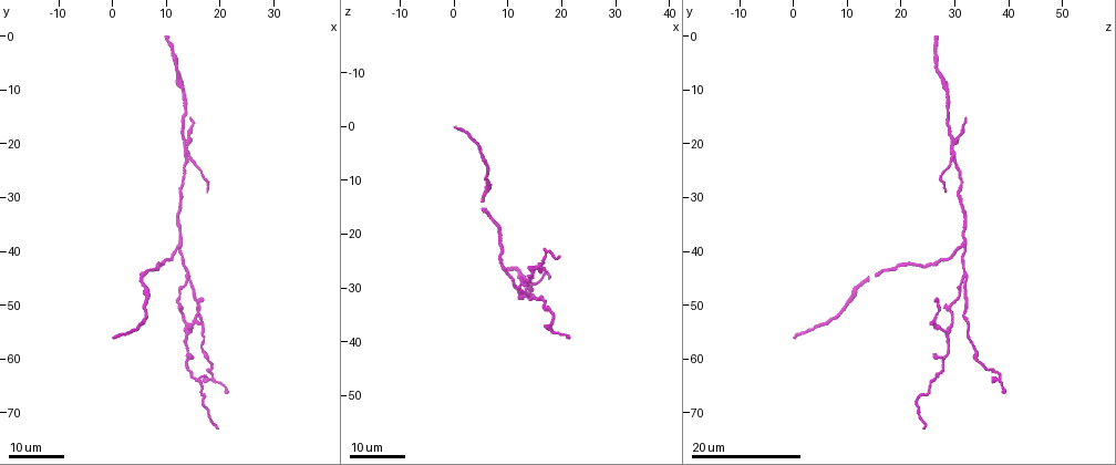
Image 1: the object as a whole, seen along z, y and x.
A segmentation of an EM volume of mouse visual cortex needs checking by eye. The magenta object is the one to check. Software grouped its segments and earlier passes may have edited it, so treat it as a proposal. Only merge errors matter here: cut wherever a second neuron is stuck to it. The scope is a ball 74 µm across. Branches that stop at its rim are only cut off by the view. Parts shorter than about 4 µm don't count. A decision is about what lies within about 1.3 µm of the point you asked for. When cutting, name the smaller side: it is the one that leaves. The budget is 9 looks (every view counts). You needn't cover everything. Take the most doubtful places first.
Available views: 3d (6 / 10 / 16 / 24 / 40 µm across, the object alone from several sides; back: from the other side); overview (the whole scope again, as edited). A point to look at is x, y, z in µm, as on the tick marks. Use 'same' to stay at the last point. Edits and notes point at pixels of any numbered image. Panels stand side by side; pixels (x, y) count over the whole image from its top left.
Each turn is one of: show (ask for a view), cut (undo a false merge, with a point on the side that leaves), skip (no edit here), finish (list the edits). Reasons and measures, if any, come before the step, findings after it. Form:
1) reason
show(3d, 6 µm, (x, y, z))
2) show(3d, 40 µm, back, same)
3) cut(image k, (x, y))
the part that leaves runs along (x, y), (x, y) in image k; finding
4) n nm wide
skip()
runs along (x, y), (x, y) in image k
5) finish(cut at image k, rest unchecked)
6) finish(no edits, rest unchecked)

two arms in line, one across
show(3d, 24 µm, (14.5, 22.5, 29.5))

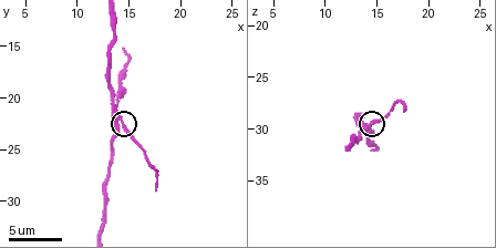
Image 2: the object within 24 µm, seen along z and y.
show(3d, 10 µm, (14.2, 22.4, 29.8))

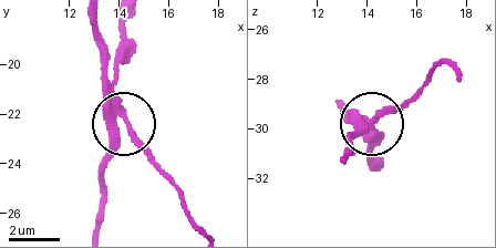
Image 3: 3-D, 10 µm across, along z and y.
3 arms
cut(image 3, (119, 62))
a second neuron is stuck on

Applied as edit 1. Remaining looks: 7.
show(overview)

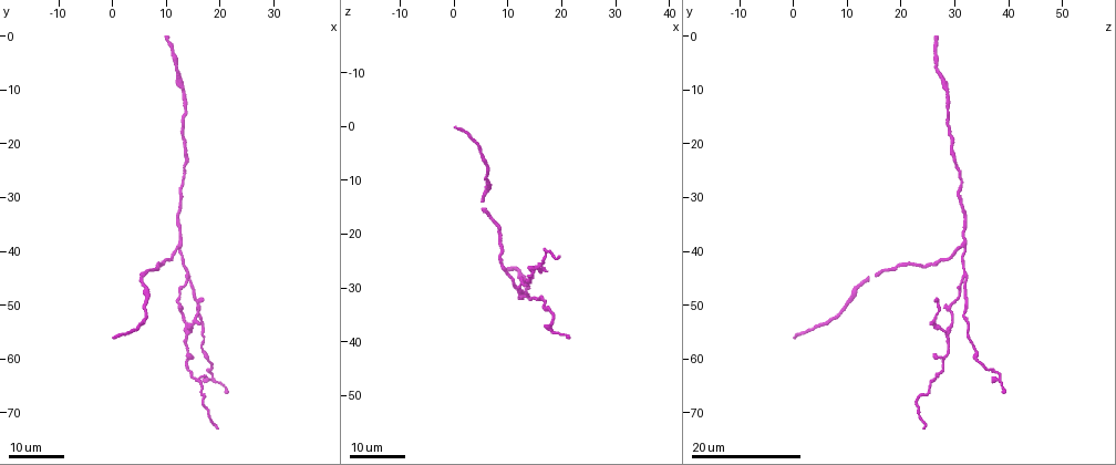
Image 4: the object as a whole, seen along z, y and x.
show(3d, 16 µm, (14.0, 44.5, 31.5))

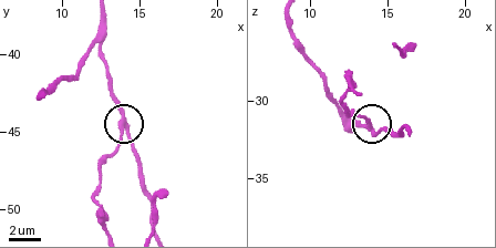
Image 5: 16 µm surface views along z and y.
show(3d, 10 µm, (14.2, 44.6, 32.0))

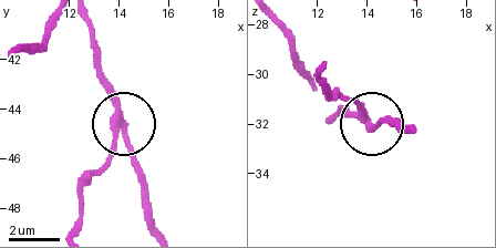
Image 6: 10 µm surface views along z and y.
cut(image 6, (116, 140))
a second neuron is stuck on

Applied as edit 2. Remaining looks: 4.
redraw
show(overview)

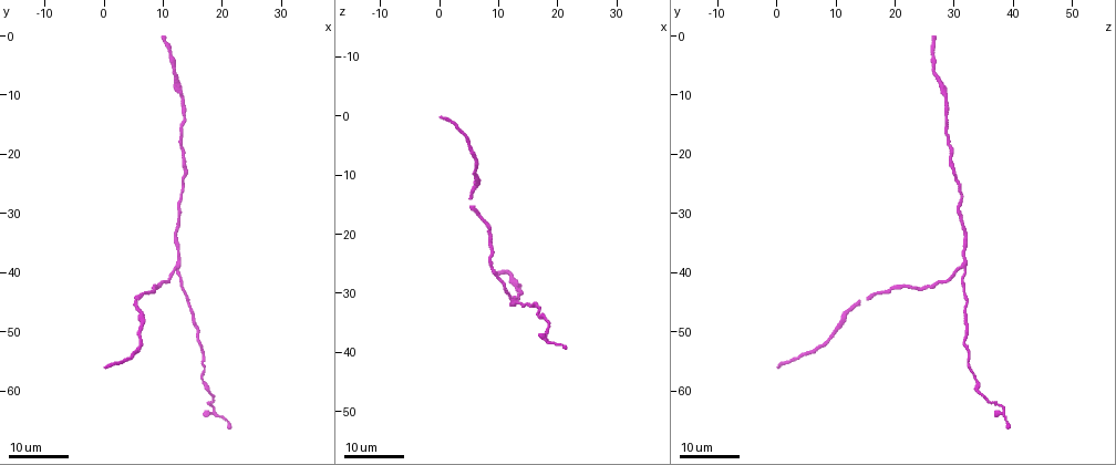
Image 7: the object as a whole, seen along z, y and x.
calibre changes
show(3d, 24 µm, (18.0, 59.5, 34.0))

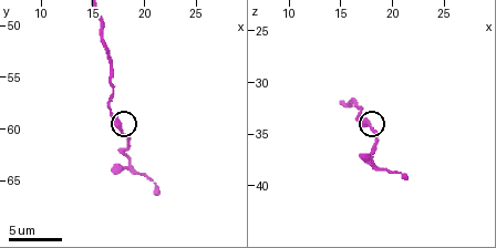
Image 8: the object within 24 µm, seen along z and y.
show(3d, 10 µm, (17.8, 60.2, 33.8))

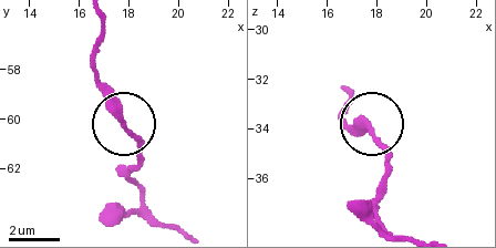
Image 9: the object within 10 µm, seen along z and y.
skip()
runs along (99, 18), (95, 81), (143, 155) in image 9; all the same neuron

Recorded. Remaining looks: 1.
finish(cut at image 3, cut at image 6, rest unchecked)

